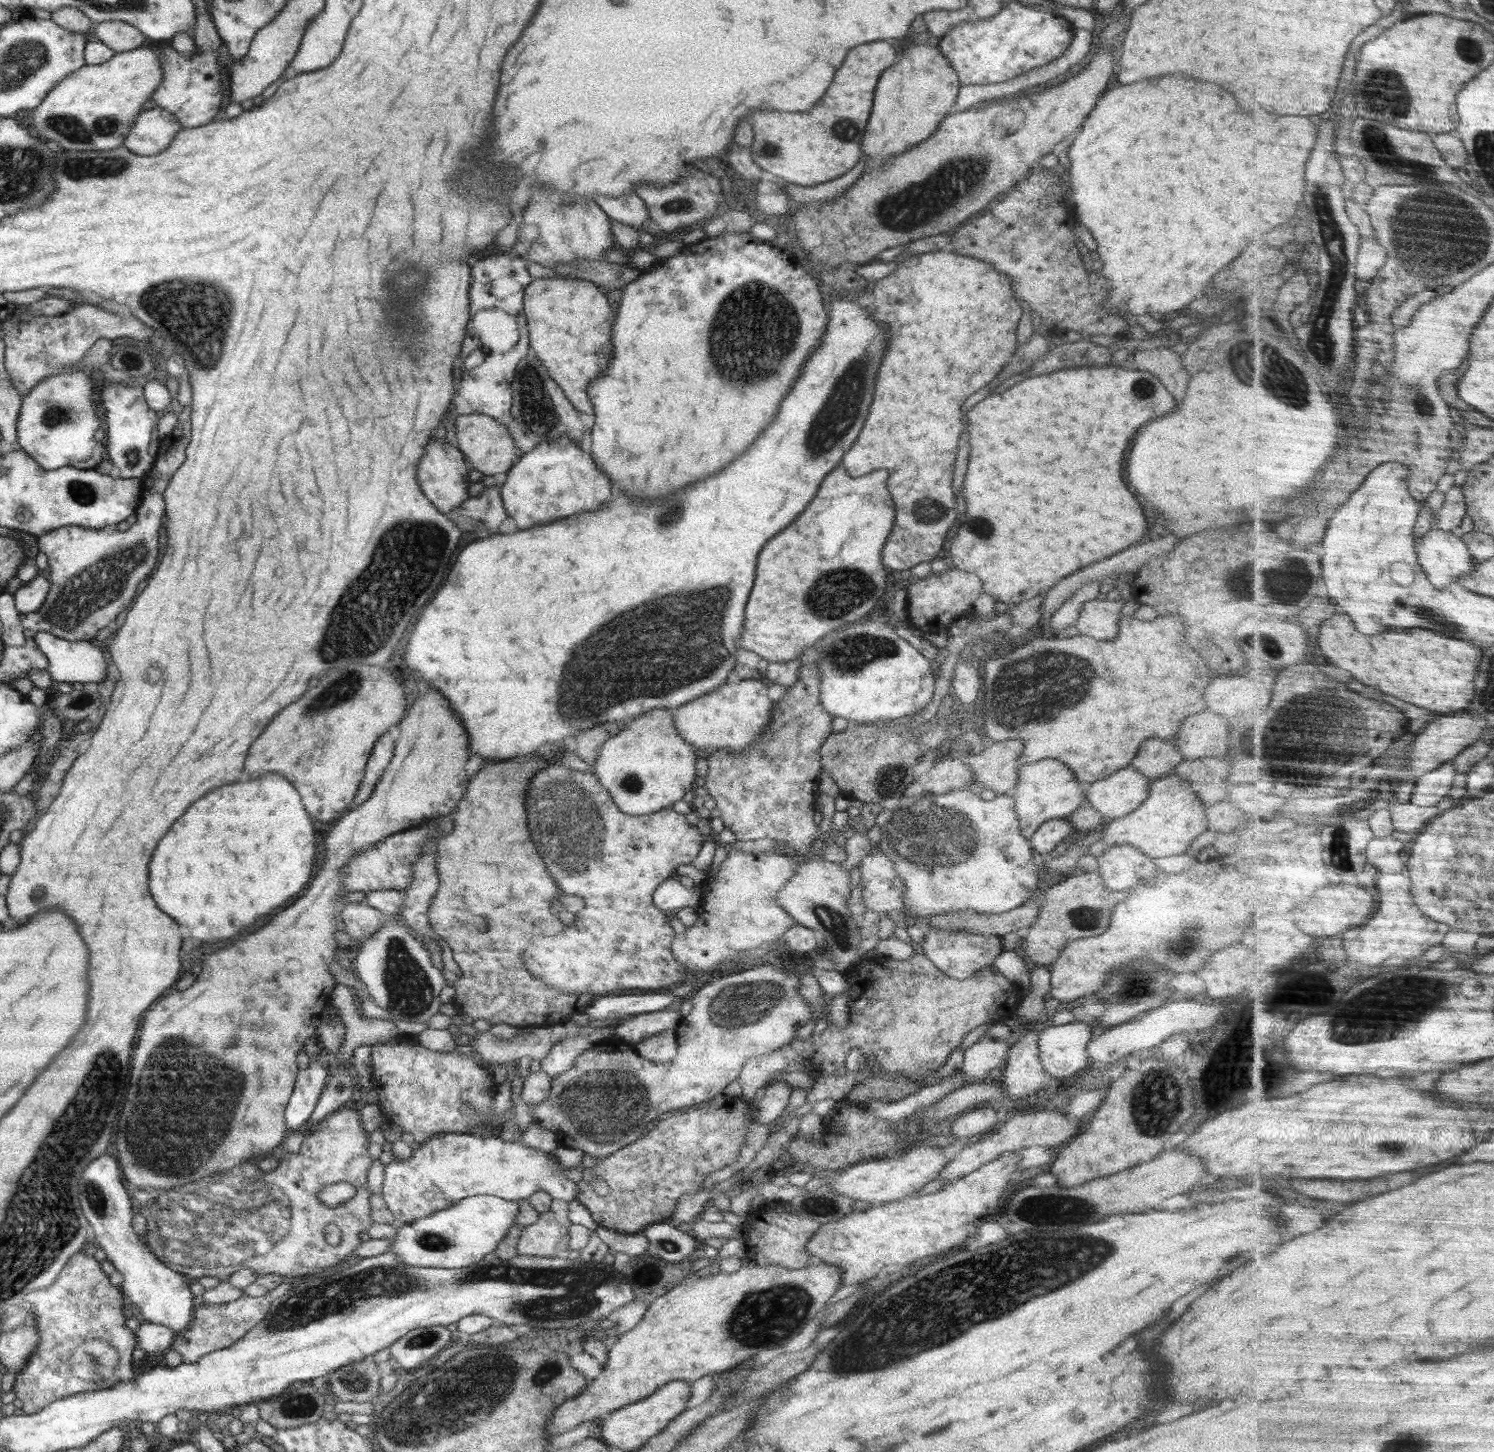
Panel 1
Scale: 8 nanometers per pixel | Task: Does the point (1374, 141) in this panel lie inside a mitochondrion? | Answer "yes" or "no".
yes

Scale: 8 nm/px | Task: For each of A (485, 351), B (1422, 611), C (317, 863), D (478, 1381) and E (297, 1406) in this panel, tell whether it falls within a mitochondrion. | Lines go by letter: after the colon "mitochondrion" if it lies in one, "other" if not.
A: other
B: mitochondrion
C: other
D: mitochondrion
E: mitochondrion

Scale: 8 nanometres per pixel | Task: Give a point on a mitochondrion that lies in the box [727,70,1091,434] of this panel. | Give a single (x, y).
(924, 203)

